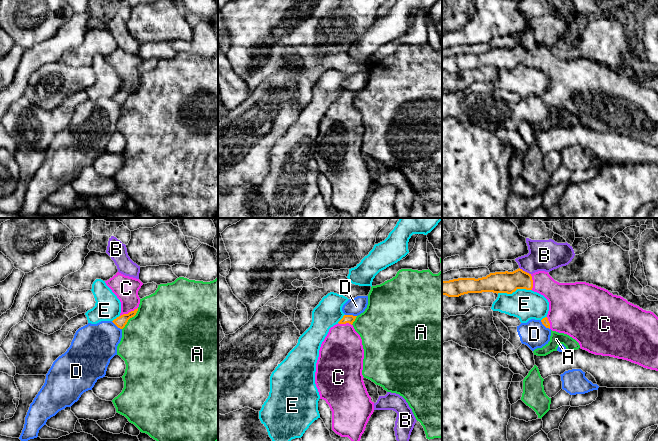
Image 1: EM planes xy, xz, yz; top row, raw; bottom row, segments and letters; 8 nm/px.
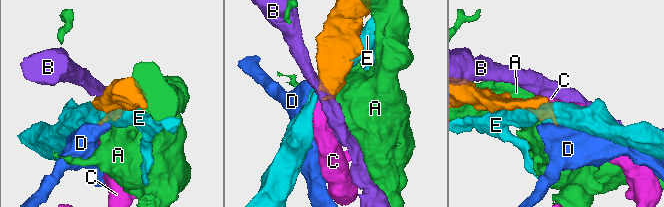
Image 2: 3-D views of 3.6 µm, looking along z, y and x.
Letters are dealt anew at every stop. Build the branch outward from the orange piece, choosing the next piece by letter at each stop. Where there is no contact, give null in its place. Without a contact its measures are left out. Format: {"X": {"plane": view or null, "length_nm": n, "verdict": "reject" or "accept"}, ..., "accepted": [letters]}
{"A": {"plane": "xy", "length_nm": 220, "verdict": "reject"}, "B": {"plane": "yz", "length_nm": 110, "verdict": "reject"}, "C": {"plane": "xy", "length_nm": 160, "verdict": "accept"}, "D": {"plane": "xz", "length_nm": 100, "verdict": "reject"}, "E": {"plane": "yz", "length_nm": 280, "verdict": "reject"}, "accepted": ["C"]}

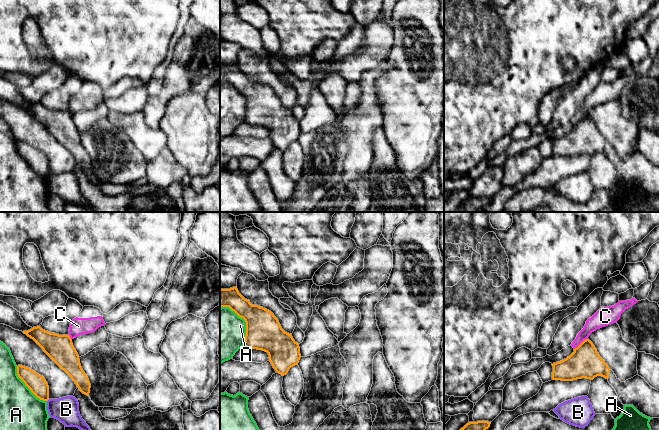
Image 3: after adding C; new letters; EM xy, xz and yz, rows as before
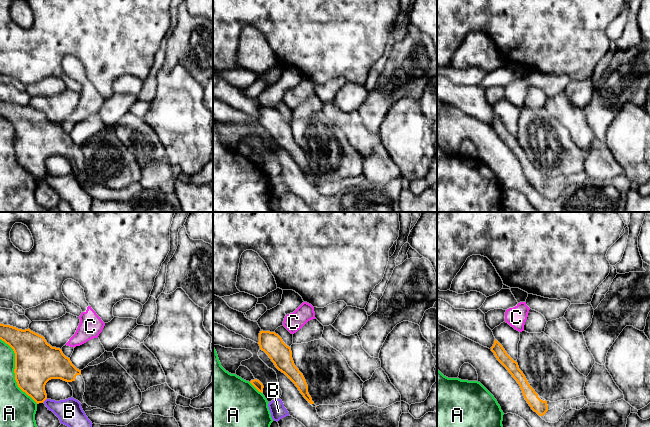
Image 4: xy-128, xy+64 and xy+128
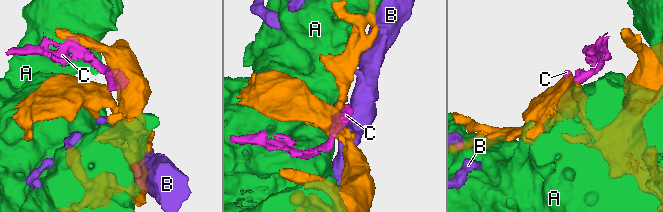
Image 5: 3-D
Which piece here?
{"A": {"plane": "xz", "length_nm": 380, "verdict": "reject"}, "B": {"plane": null, "verdict": "reject"}, "C": {"plane": "yz", "length_nm": 140, "verdict": "reject"}, "accepted": []}

